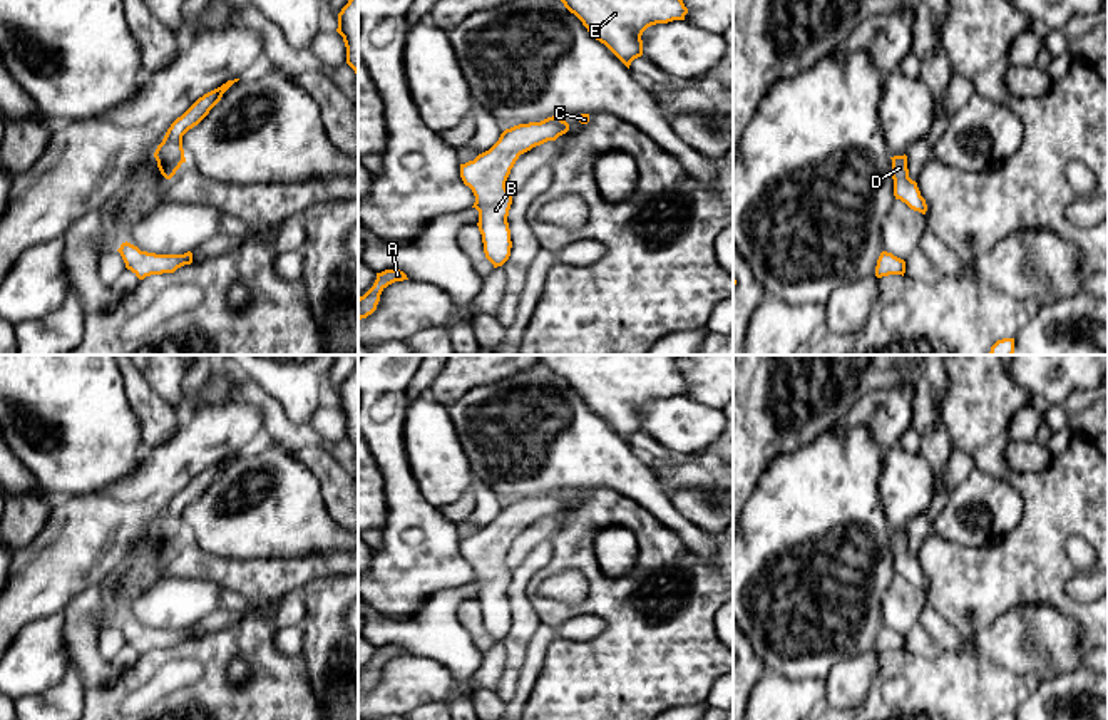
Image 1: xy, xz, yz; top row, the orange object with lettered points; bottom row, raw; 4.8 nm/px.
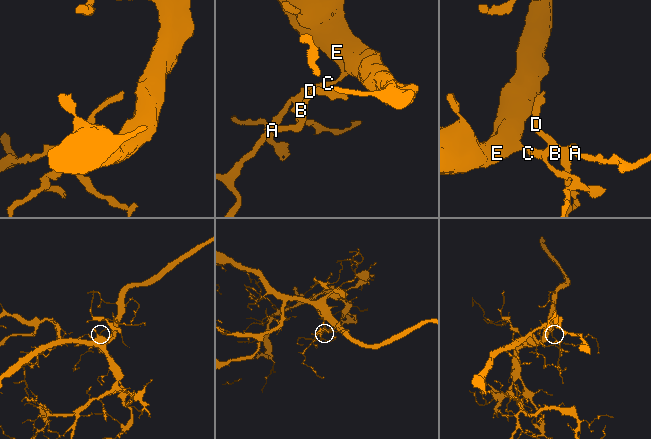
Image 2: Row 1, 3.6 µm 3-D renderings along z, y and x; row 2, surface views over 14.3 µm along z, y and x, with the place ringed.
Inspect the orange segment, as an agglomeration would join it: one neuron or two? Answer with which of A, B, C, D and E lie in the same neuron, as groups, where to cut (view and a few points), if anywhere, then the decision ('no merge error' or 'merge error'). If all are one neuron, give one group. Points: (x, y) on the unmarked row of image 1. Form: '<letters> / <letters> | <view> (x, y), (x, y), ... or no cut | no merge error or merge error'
A B C D E | no cut | no merge error

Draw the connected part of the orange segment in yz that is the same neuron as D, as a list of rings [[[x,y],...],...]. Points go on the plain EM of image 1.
[[[894,531],[892,534],[892,554],[894,571],[905,578],[911,584],[926,589],[927,579],[921,571],[917,558],[909,553],[907,531]]]

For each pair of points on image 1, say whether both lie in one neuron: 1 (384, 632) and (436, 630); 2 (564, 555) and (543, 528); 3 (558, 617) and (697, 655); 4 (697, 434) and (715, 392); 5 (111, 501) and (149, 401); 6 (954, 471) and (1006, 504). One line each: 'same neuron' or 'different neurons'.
1: same neuron
2: different neurons
3: same neuron
4: different neurons
5: different neurons
6: different neurons

